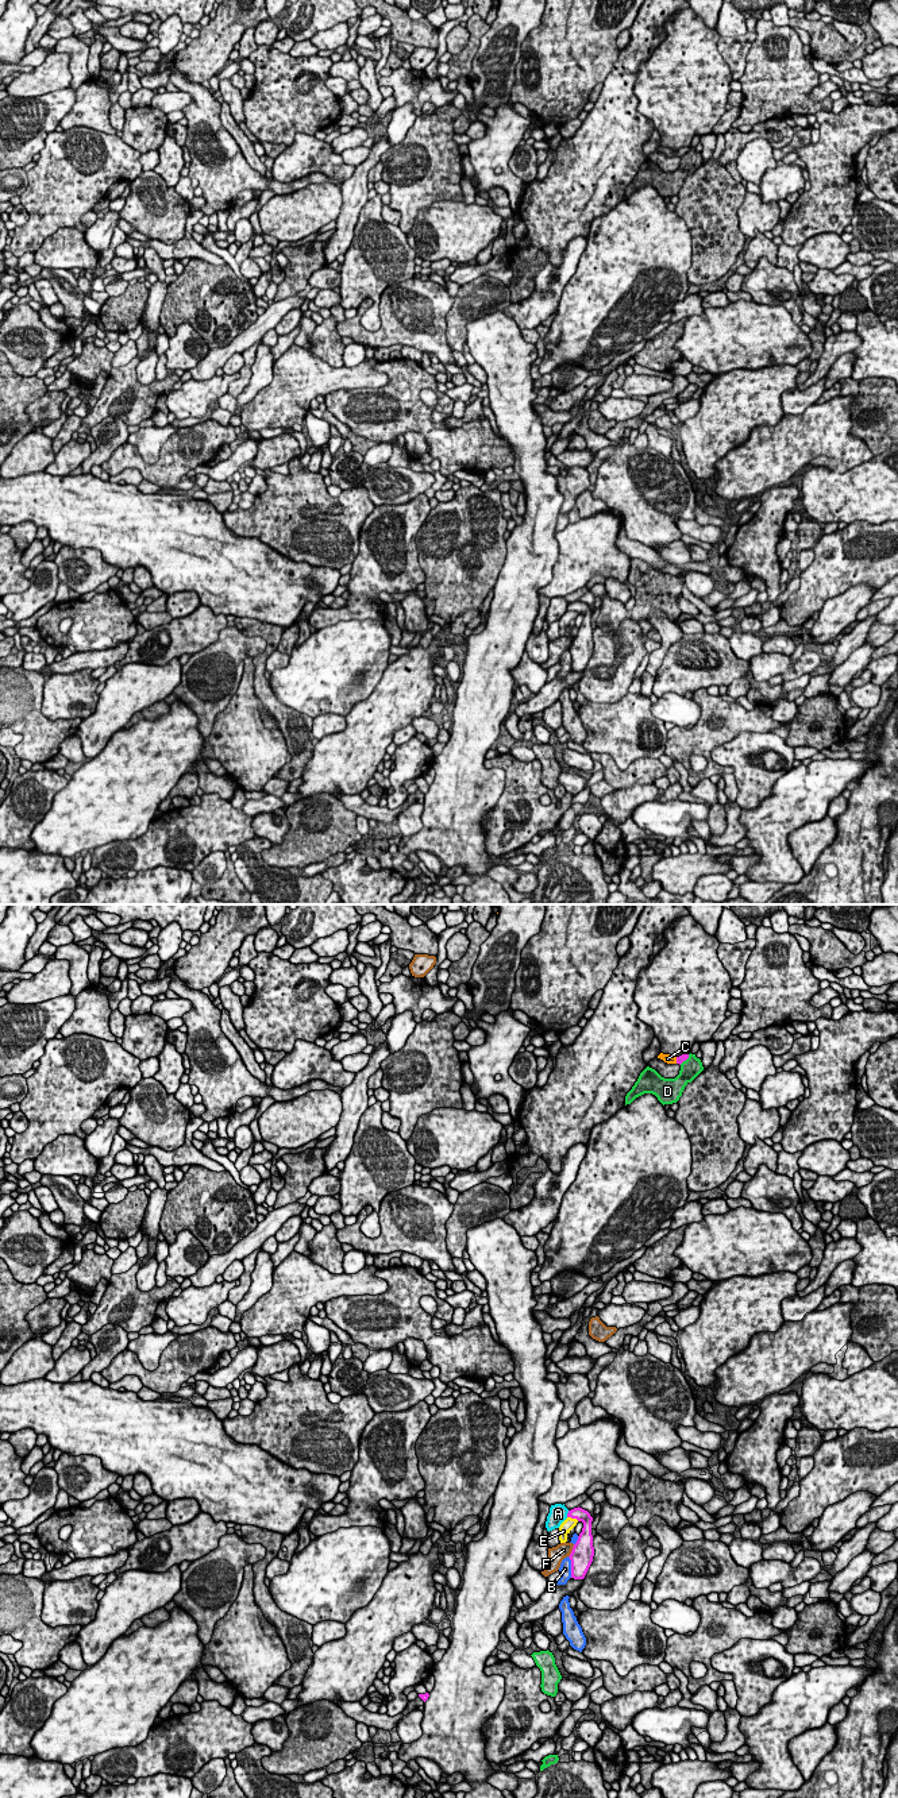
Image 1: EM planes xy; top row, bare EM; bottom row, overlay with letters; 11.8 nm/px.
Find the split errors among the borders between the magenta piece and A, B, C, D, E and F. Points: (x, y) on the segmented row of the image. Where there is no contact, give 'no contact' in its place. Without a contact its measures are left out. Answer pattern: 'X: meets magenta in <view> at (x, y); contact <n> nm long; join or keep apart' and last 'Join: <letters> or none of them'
A: meets magenta in xy at (567, 1513); contact 90 nm long; keep apart
B: meets magenta in xy at (571, 1567); contact 260 nm long; keep apart
C: meets magenta in xy at (677, 1060); contact 80 nm long; join
D: meets magenta in xy at (685, 1060); contact 170 nm long; keep apart
E: meets magenta in xy at (573, 1517); contact 150 nm long; keep apart
F: meets magenta in xy at (571, 1551); contact 170 nm long; keep apart
Join: C

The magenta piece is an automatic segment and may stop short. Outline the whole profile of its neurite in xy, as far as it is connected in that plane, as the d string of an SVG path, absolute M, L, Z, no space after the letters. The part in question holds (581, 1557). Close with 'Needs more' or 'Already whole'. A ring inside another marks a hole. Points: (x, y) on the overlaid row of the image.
M574 1508L569 1510L567 1517L577 1519L583 1523L582 1532L578 1536L577 1543L570 1554L571 1560L571 1578L583 1579L594 1556L593 1535L590 1513L582 1508Z. Already whole

